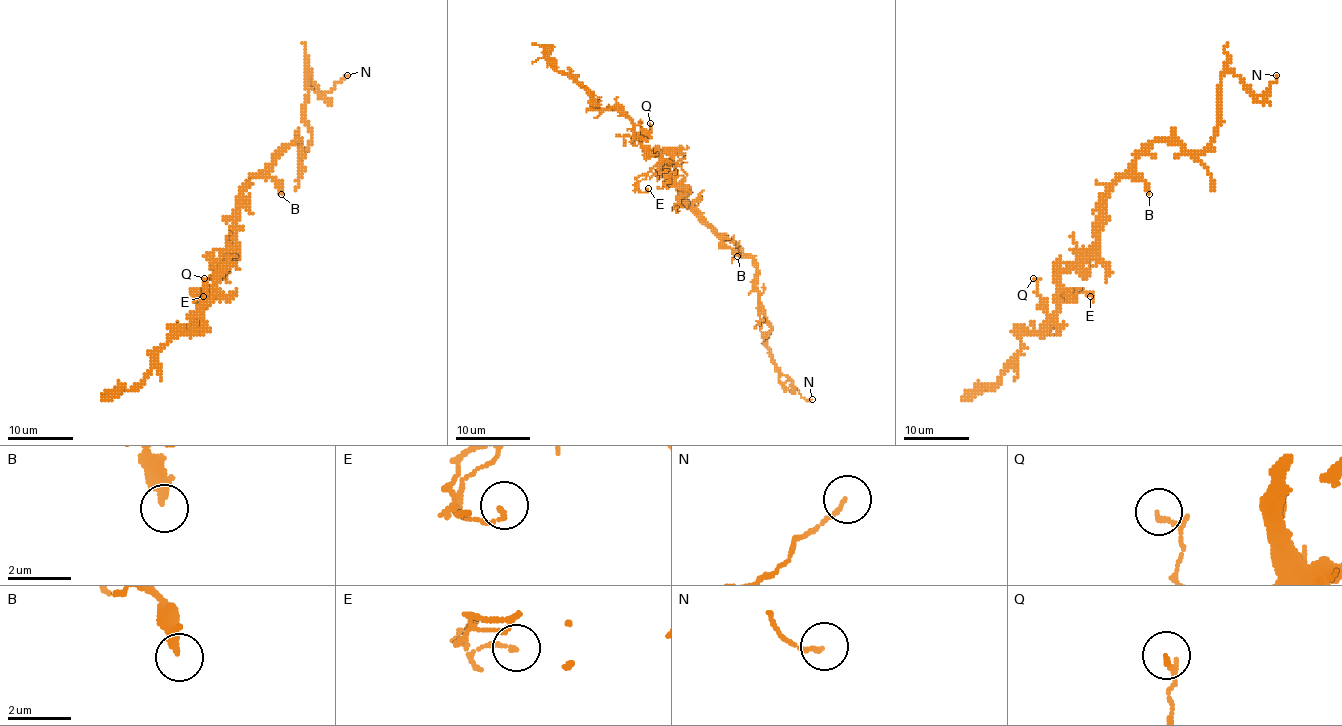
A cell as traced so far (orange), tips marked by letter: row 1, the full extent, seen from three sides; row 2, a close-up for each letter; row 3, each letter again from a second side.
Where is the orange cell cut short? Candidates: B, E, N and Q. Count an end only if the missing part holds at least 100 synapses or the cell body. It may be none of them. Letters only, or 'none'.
none

